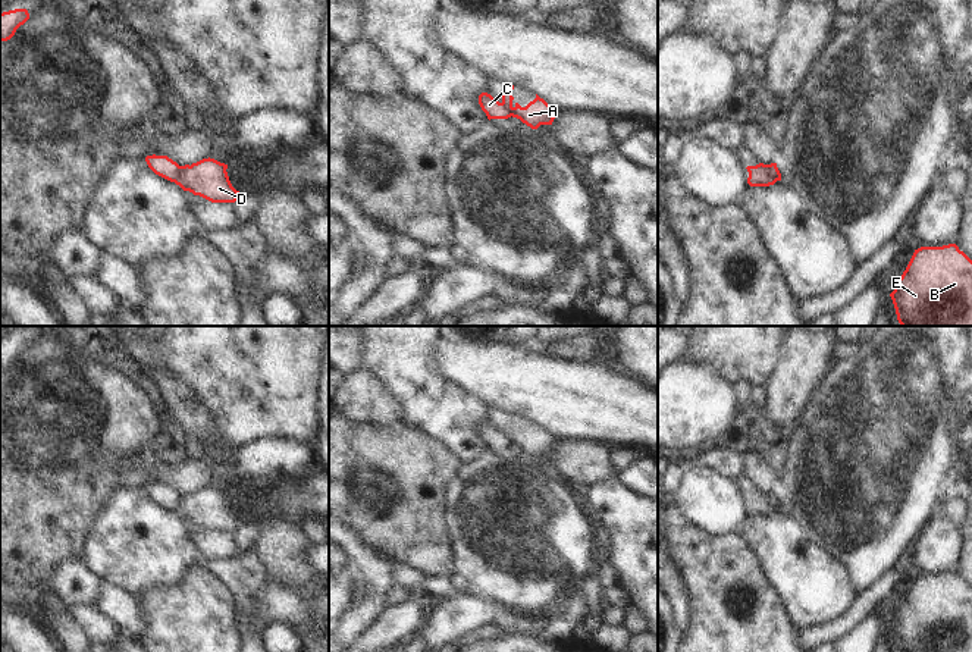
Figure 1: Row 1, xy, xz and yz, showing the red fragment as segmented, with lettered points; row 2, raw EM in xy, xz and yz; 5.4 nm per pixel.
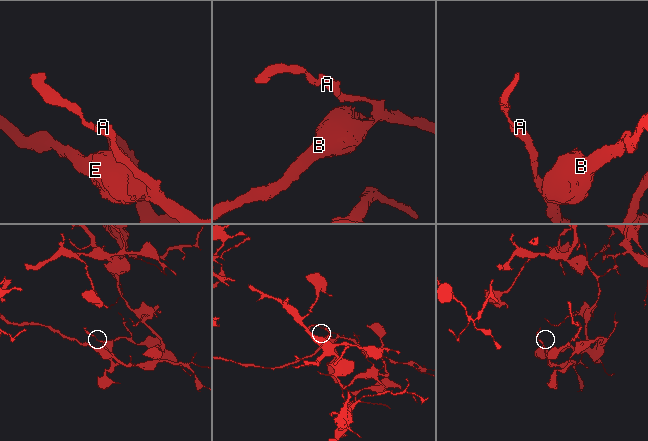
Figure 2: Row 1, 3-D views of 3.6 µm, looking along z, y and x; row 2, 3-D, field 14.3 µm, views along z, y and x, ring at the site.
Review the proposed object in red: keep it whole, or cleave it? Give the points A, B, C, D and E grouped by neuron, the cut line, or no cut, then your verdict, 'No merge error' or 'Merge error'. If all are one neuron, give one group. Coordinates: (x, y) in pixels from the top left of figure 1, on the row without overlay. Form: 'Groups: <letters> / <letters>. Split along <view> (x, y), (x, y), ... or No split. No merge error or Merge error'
Groups: A B D E / C. Split along yz (767, 494), (775, 510). Merge error

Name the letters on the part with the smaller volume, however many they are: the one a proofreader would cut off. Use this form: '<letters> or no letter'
C

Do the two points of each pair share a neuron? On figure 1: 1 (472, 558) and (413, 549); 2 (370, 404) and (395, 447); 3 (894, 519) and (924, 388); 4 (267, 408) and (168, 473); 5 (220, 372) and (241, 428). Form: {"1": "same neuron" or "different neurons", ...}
{"1": "different neurons", "2": "different neurons", "3": "same neuron", "4": "same neuron", "5": "same neuron"}

